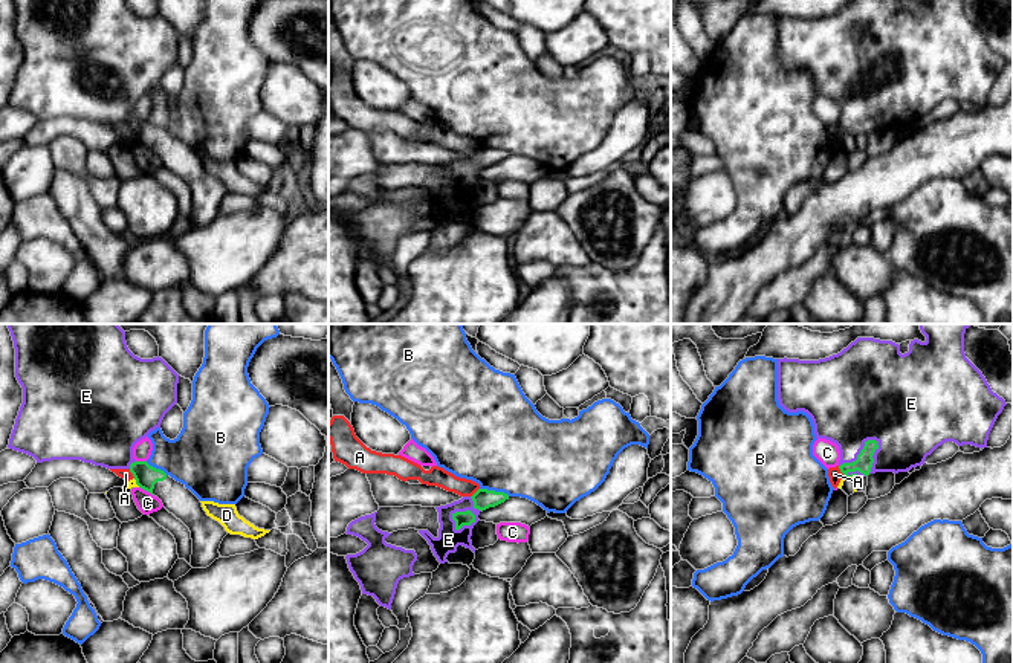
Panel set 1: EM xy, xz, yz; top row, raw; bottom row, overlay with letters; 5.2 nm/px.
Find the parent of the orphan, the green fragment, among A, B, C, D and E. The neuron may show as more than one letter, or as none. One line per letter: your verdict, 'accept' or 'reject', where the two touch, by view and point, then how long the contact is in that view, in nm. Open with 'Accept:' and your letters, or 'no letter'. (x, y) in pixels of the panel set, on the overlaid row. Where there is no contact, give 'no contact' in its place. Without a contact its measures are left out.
Accept: E
A: reject; contact yz (841, 471); length 70 nm
B: reject; contact xz (494, 491); length 170 nm
C: reject; contact xy (145, 489); length 90 nm
D: reject; contact xy (136, 483); length 60 nm
E: accept; contact yz (860, 452); length 260 nm

